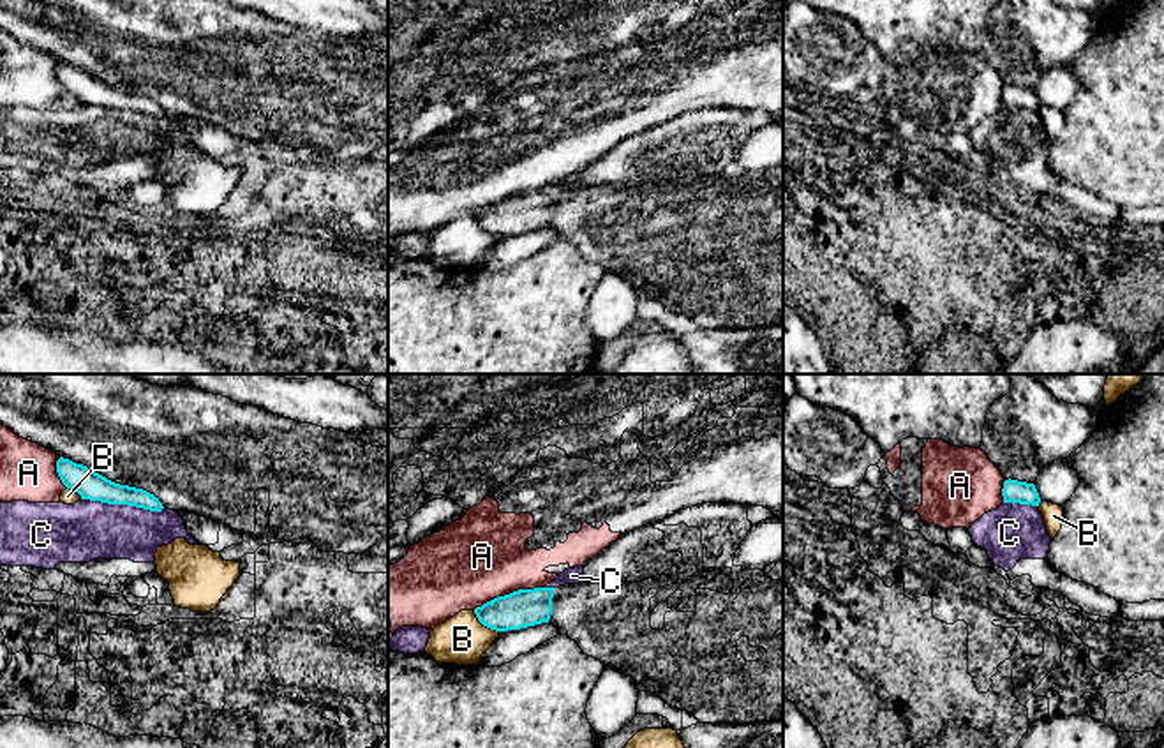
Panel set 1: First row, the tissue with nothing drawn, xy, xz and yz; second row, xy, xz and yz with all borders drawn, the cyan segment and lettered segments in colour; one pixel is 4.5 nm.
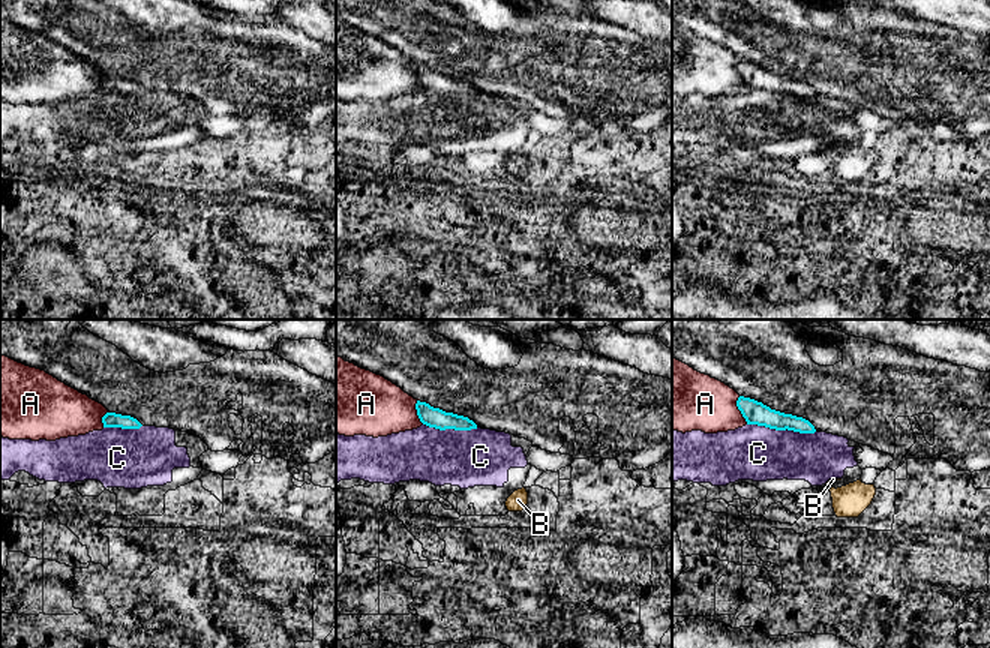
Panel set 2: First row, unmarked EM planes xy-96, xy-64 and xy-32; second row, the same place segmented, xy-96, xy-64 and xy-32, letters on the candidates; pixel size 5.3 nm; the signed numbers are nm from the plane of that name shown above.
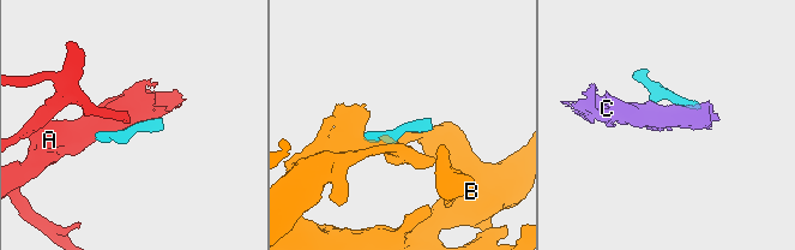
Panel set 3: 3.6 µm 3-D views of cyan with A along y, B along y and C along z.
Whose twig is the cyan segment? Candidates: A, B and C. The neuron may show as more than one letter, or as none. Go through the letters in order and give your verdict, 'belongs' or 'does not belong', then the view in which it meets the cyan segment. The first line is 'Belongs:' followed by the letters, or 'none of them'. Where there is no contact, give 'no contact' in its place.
Belongs: C
A: does not belong | xz
B: does not belong | xz
C: belongs | xy

